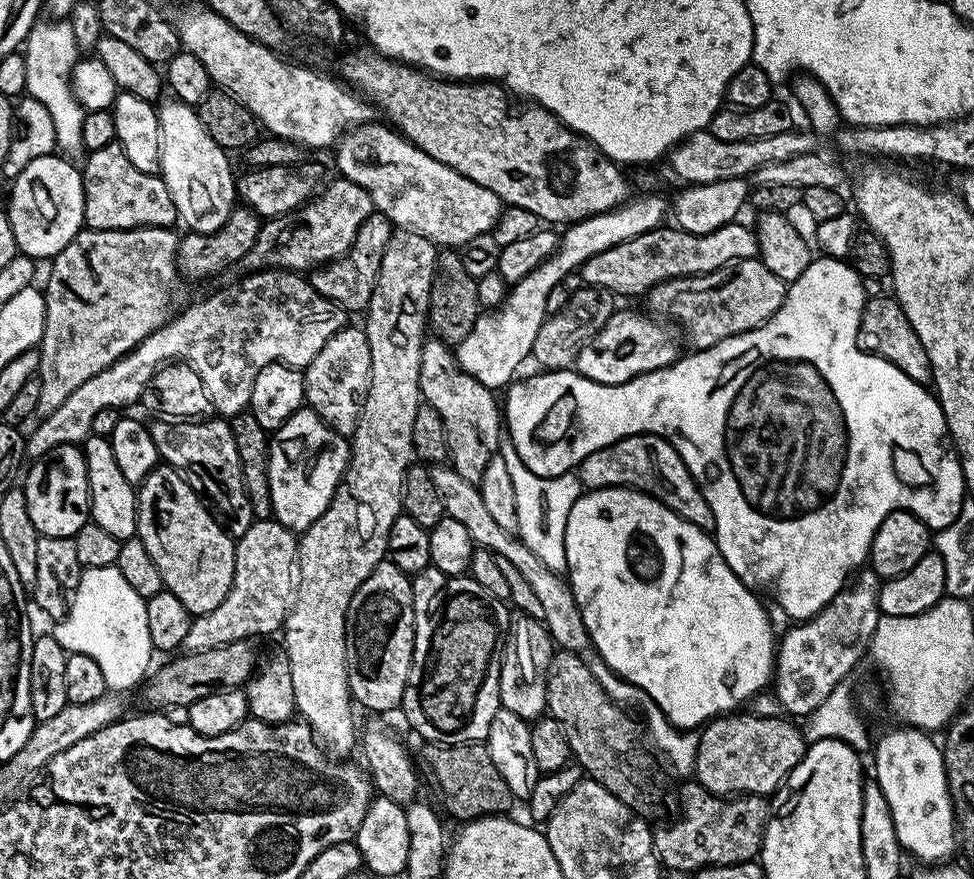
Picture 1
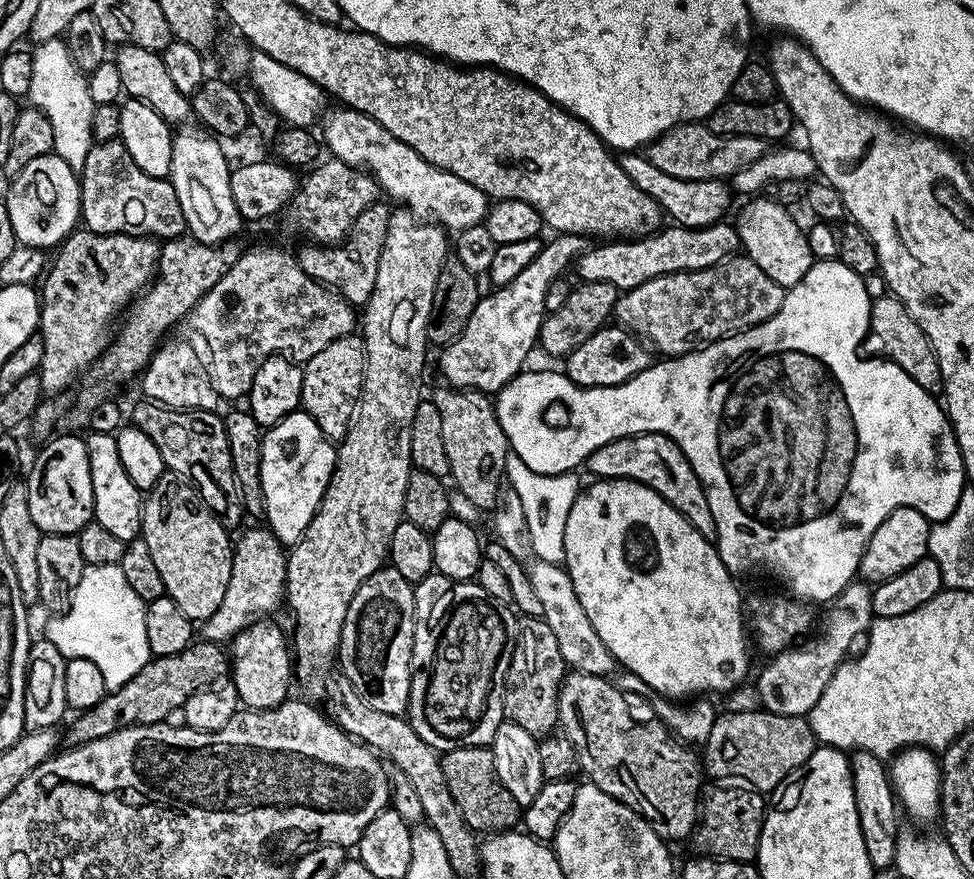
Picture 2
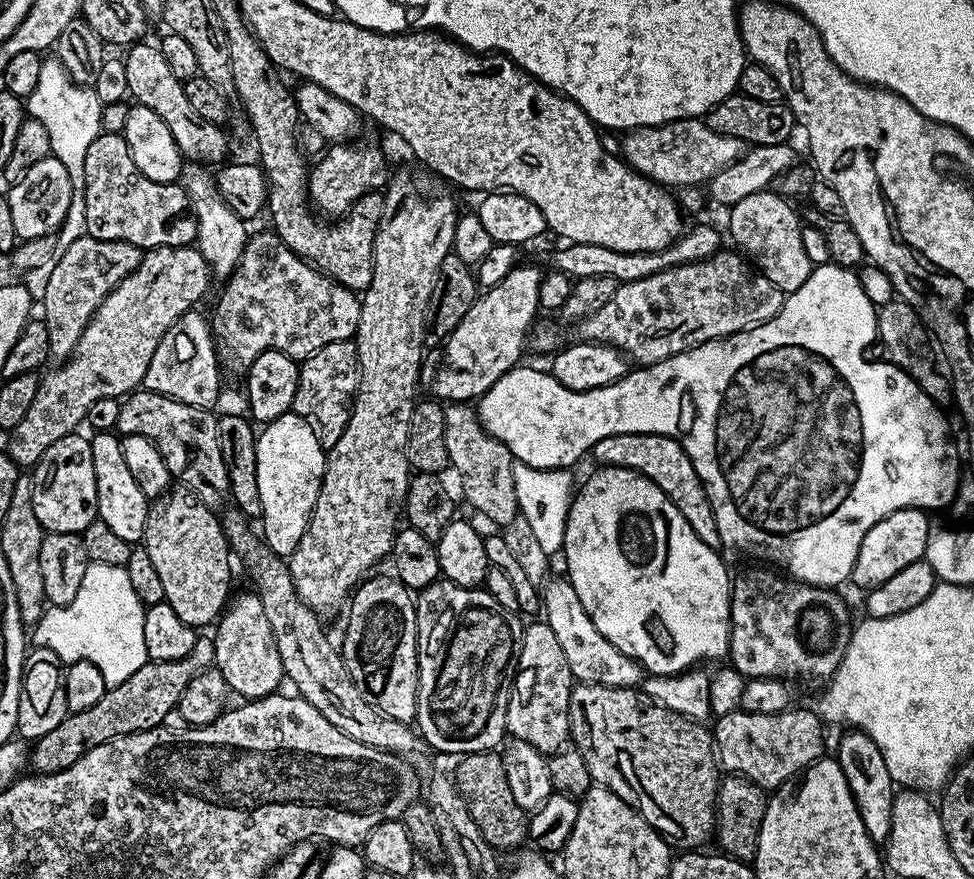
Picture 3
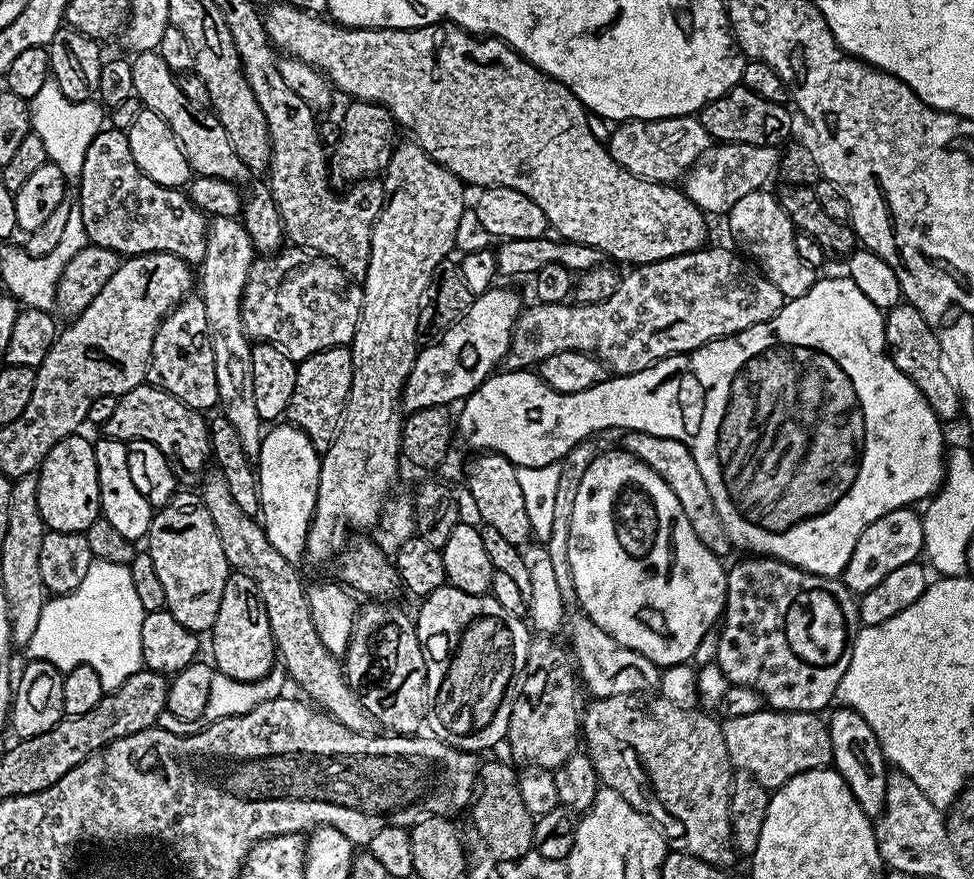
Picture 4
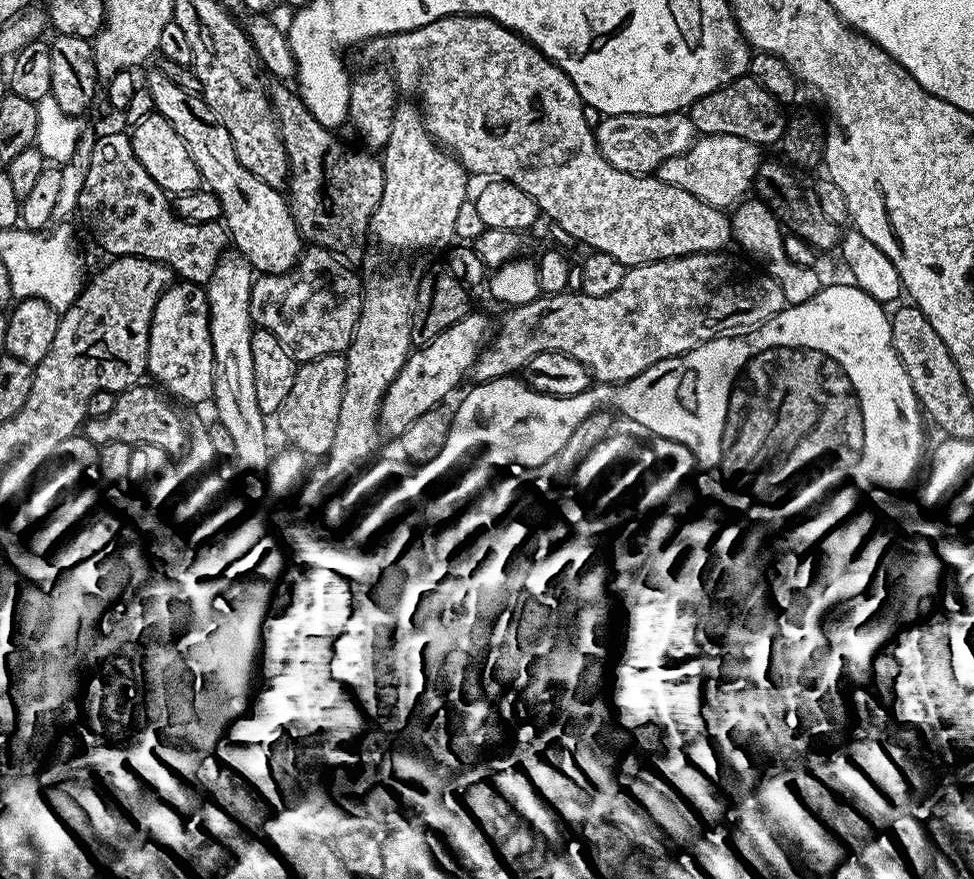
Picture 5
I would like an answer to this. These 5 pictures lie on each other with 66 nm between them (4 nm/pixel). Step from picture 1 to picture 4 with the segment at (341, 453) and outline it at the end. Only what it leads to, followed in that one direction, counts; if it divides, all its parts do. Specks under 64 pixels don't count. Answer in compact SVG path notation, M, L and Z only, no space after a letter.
M287 422L273 425L269 433L263 435L260 452L256 457L257 491L260 493L260 515L262 514L262 534L270 544L270 549L281 560L299 565L304 560L308 544L308 530L316 511L318 478L320 477L319 451L304 432Z

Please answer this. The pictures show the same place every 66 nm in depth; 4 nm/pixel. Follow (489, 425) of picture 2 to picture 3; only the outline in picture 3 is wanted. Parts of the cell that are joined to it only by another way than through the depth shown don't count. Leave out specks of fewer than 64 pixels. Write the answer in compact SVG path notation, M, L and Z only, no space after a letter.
M452 402L444 409L446 418L446 450L448 451L448 463L460 475L460 488L468 499L468 504L476 512L481 512L492 524L507 526L514 522L514 518L520 515L518 506L518 494L514 490L514 470L512 469L514 457L512 452L503 442L492 436L480 423L477 409L468 402Z

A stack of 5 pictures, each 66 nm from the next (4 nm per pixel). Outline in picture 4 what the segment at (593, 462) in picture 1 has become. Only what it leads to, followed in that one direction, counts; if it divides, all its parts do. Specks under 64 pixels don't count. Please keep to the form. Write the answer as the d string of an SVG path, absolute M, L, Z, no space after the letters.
M628 432L625 435L623 451L636 456L650 470L654 470L674 490L674 498L682 502L682 510L686 518L690 518L690 526L694 526L694 534L698 534L698 542L706 546L714 555L724 558L727 552L733 551L732 543L728 540L726 530L722 526L722 518L718 518L718 510L714 510L714 498L710 498L710 489L706 487L706 478L698 470L698 462L690 454L690 450L682 442L674 438L662 438L645 432Z

